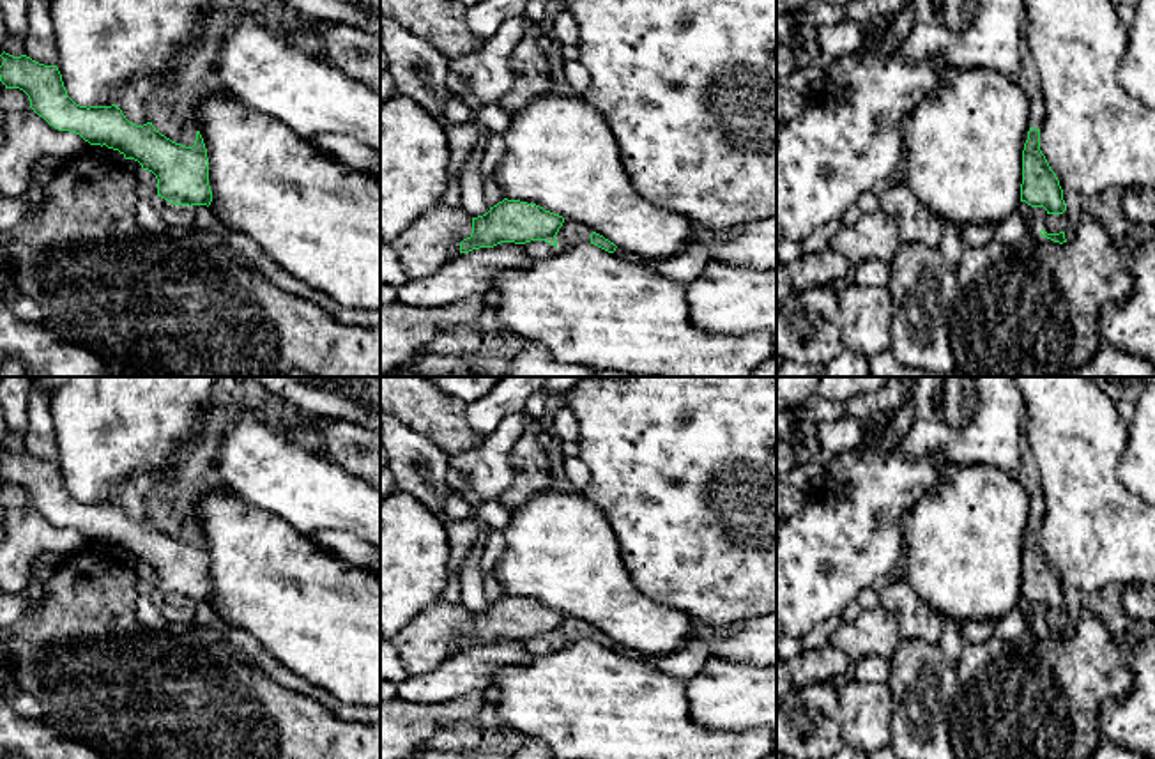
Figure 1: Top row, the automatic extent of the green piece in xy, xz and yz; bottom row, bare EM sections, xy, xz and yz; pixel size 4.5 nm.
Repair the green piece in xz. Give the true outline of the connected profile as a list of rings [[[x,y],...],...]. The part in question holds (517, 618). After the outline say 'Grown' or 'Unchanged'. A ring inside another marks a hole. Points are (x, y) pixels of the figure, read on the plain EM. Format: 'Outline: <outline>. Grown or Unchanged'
Outline: [[[504,594],[483,612],[472,614],[472,630],[460,639],[460,649],[479,644],[493,644],[501,639],[525,640],[545,637],[552,642],[594,640],[630,660],[644,660],[637,649],[630,649],[593,625],[559,610],[545,607],[536,600]]]. Grown

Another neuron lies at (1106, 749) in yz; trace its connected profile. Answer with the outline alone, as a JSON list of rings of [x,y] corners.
[[[1102,738],[1098,747],[1088,759],[1150,759],[1150,757]]]

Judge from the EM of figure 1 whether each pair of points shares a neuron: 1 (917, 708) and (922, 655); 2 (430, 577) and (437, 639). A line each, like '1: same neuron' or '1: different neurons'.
1: same neuron
2: different neurons

